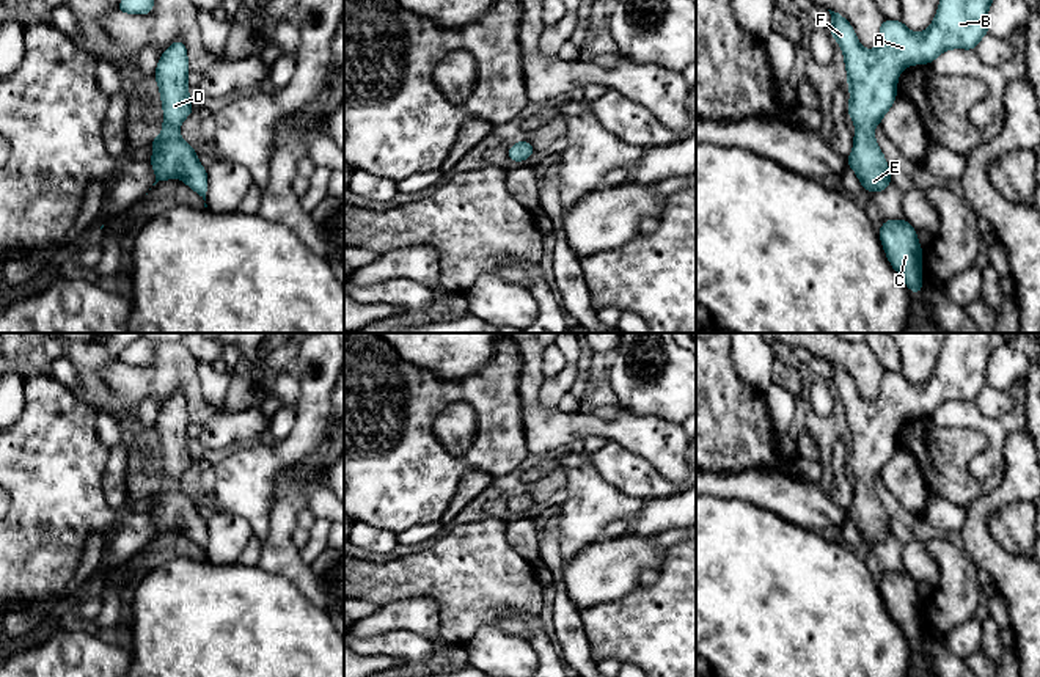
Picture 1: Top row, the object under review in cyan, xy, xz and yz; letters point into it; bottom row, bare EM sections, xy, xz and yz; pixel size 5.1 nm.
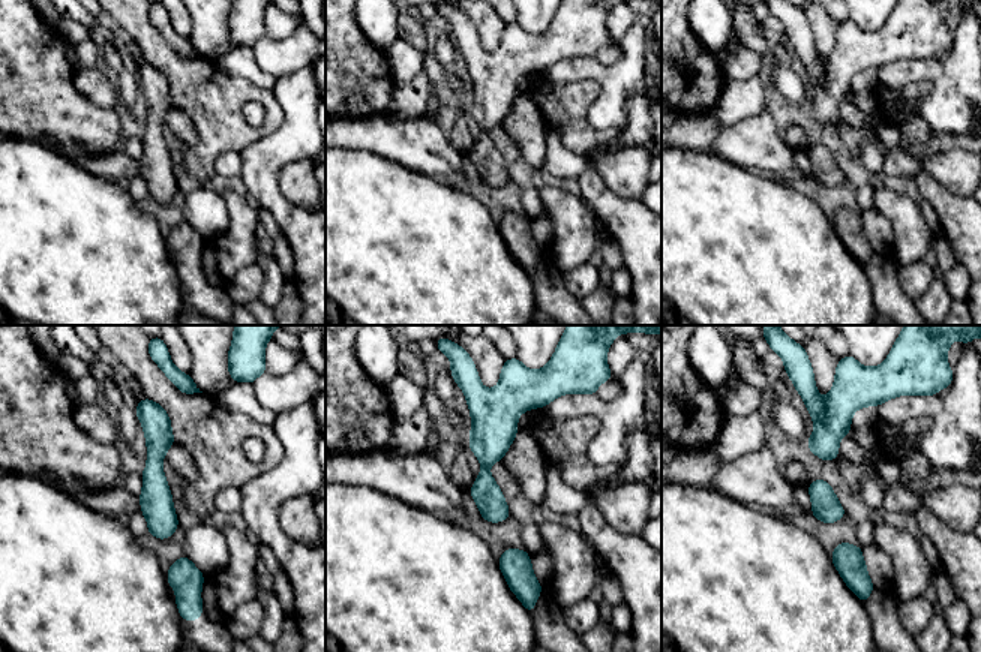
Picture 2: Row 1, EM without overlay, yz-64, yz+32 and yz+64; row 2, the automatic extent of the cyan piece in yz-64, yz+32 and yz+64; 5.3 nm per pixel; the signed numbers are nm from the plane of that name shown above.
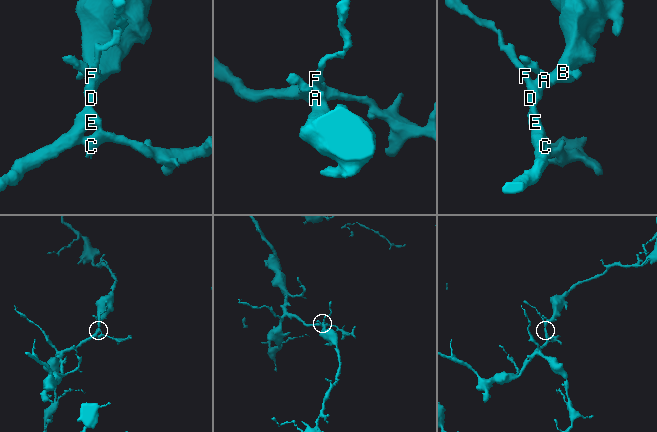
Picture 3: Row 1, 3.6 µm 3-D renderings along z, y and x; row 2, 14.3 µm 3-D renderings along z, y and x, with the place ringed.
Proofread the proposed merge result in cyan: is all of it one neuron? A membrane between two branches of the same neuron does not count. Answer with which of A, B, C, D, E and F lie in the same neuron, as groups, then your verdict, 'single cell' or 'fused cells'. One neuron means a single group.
A B C D E F | single cell

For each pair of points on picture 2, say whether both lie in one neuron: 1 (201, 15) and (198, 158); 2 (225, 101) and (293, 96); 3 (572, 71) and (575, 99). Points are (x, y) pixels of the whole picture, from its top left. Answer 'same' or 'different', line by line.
1: different
2: different
3: different

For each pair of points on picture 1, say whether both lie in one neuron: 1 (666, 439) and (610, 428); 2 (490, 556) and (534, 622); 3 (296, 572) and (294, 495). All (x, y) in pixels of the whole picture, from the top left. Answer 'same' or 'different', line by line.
1: same
2: different
3: same

